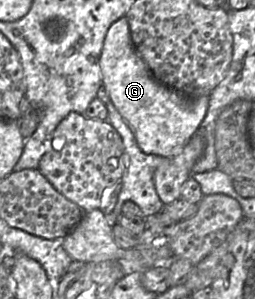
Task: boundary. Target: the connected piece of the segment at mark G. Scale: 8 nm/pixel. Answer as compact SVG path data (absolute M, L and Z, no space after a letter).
M121 17L109 27L99 65L103 86L132 130L141 151L162 157L180 154L204 120L209 96L189 98L156 80L134 48L126 17Z

